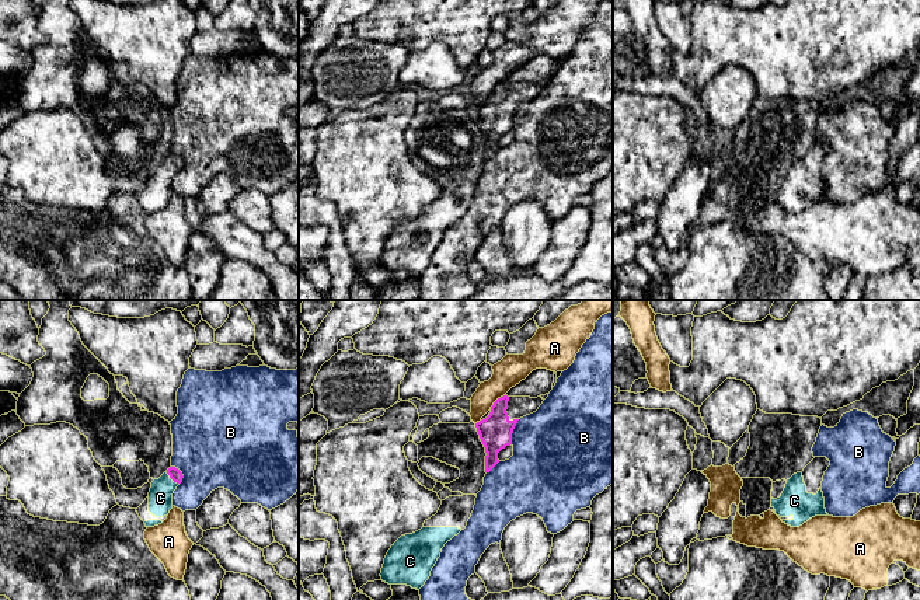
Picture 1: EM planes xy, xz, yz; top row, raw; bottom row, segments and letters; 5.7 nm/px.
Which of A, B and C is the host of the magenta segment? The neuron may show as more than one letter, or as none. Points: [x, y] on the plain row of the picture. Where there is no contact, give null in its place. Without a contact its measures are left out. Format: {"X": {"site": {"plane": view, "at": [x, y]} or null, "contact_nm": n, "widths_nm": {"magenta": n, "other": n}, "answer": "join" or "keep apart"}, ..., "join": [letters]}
{"A": {"site": {"plane": "xz", "at": [497, 86]}, "contact_nm": 130, "widths_nm": {"magenta": 190, "other": 170}, "answer": "keep apart"}, "B": {"site": {"plane": "xz", "at": [512, 118]}, "contact_nm": 150, "widths_nm": {"magenta": 190, "other": 460}, "answer": "keep apart"}, "C": {"site": {"plane": "xy", "at": [171, 164]}, "contact_nm": 110, "widths_nm": {"magenta": 70, "other": 140}, "answer": "join"}, "join": ["C"]}

